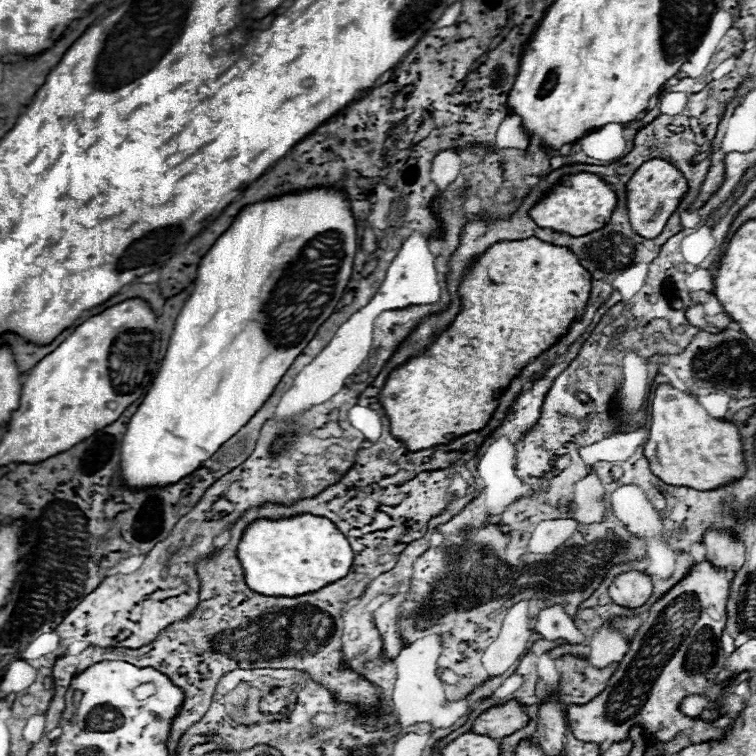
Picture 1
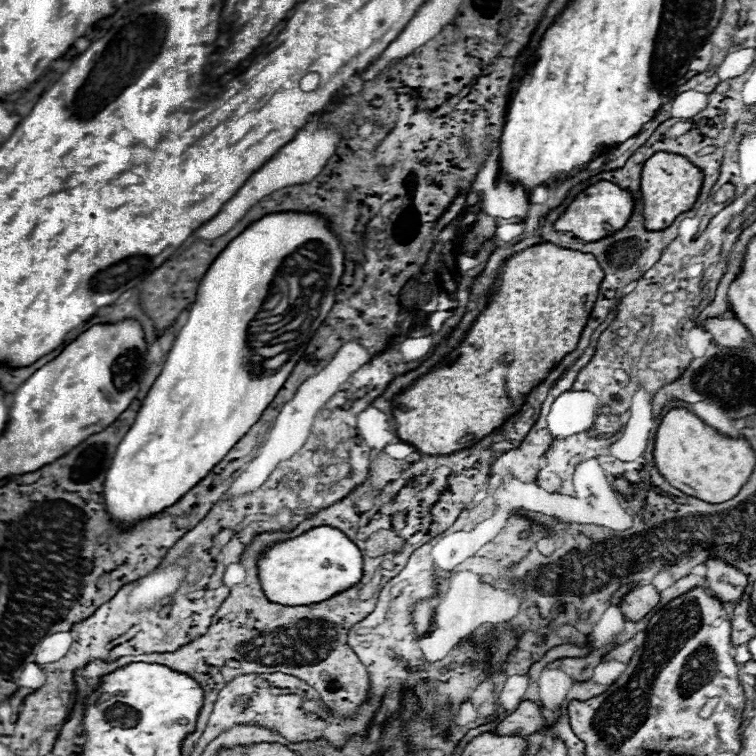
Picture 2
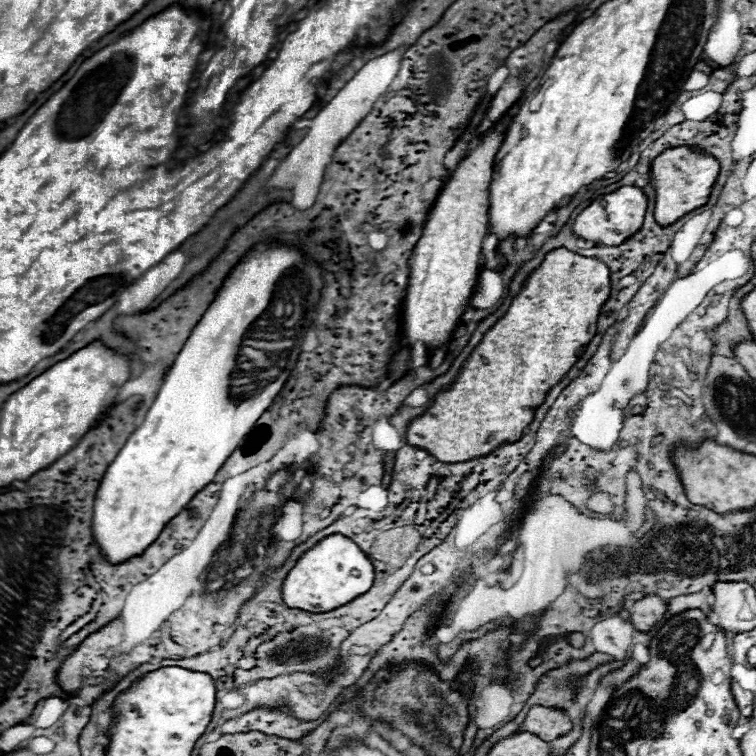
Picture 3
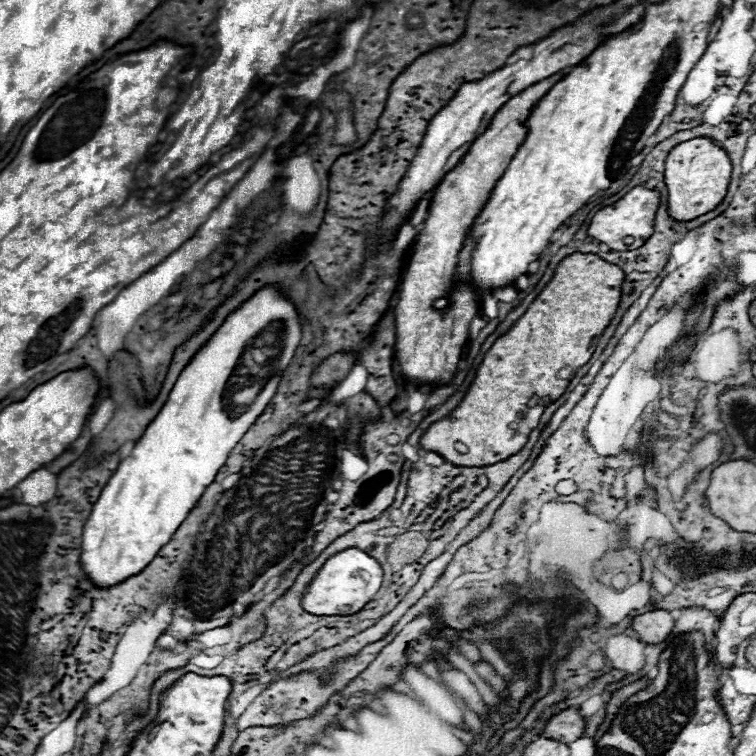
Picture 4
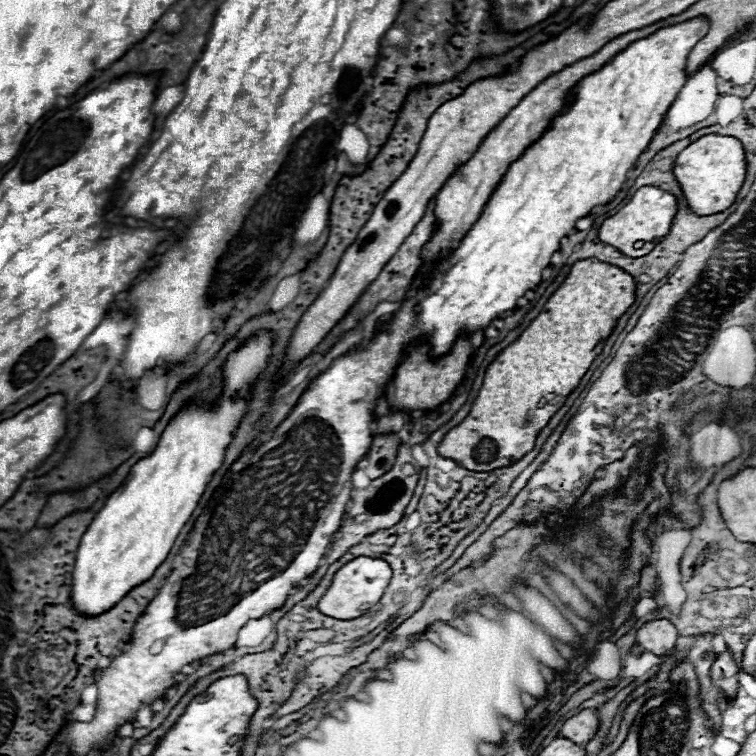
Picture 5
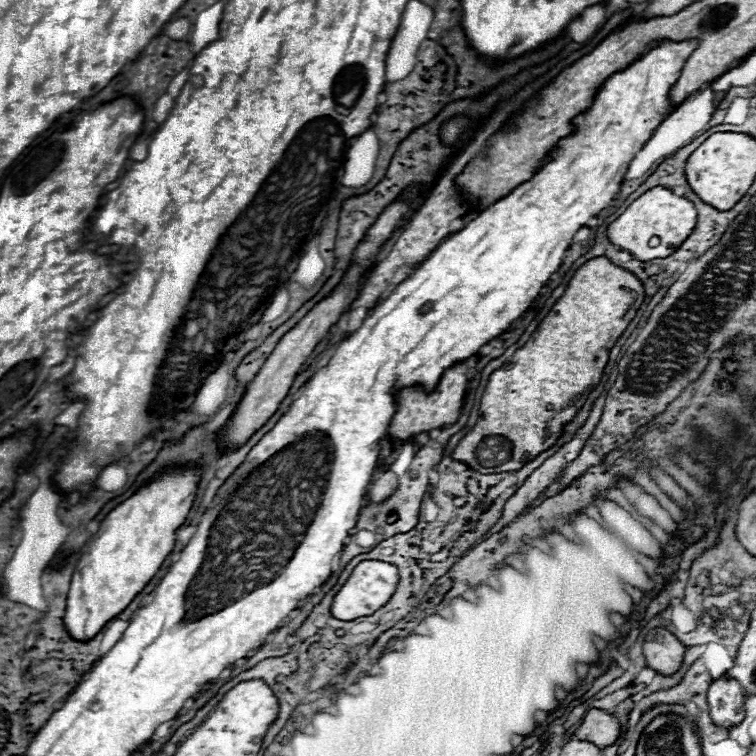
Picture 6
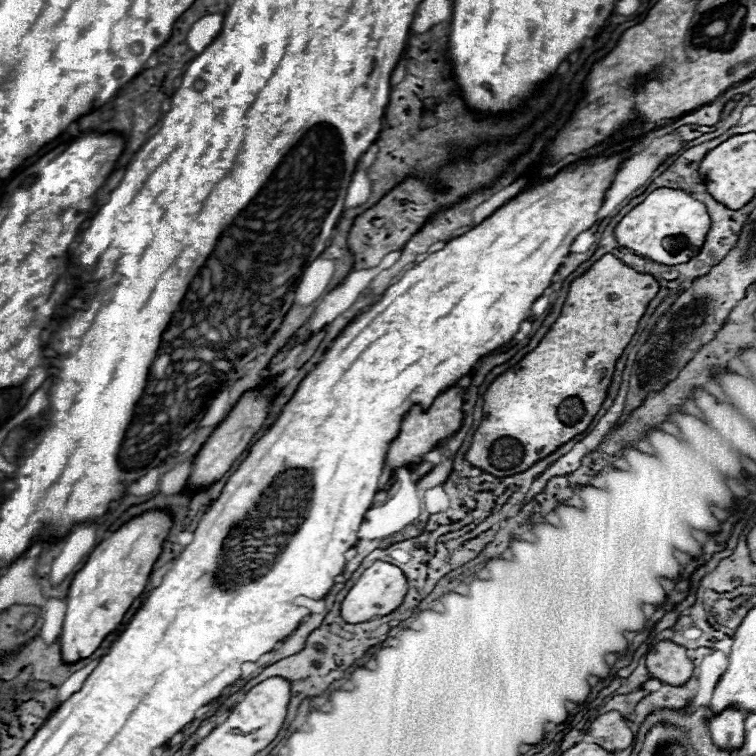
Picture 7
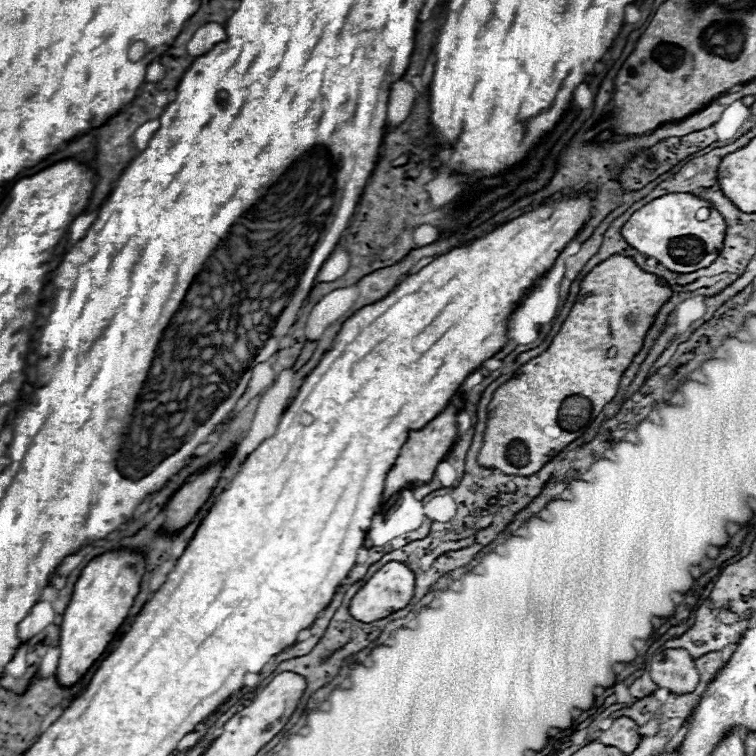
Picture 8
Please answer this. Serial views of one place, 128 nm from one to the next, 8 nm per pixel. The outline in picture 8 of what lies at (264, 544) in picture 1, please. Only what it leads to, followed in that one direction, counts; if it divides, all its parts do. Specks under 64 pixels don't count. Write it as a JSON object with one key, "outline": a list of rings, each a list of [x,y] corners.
{"outline":[[[400,562],[384,564],[350,600],[348,612],[360,622],[374,622],[404,608],[414,596],[414,574]]]}

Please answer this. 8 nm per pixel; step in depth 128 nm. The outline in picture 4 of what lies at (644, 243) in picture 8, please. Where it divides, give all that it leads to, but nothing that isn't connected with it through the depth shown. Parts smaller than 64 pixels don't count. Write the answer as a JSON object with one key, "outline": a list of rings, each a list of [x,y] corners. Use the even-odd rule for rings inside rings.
{"outline":[[[634,186],[630,192],[626,192],[618,202],[612,206],[604,206],[598,210],[588,226],[588,236],[596,238],[598,242],[604,242],[610,250],[634,250],[640,248],[648,236],[654,232],[654,216],[660,206],[660,194],[656,190],[648,190],[646,186]],[[626,238],[634,238],[634,242],[628,246],[624,244]]]}

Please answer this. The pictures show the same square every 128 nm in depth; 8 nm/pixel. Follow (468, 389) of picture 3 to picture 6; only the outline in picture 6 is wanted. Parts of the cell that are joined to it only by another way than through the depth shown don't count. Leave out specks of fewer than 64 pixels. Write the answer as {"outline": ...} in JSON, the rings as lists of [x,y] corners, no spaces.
{"outline":[[[598,256],[582,264],[574,272],[566,292],[552,306],[548,316],[538,324],[538,330],[532,334],[532,338],[512,354],[506,366],[490,374],[484,396],[480,400],[480,420],[458,442],[452,452],[452,458],[464,462],[480,474],[500,474],[520,470],[524,462],[548,450],[560,436],[562,426],[584,404],[584,398],[590,388],[600,382],[600,372],[608,362],[608,358],[604,358],[604,348],[610,350],[614,346],[618,336],[634,318],[638,306],[644,302],[644,296],[646,294],[642,282],[632,272],[612,264],[608,258]]]}

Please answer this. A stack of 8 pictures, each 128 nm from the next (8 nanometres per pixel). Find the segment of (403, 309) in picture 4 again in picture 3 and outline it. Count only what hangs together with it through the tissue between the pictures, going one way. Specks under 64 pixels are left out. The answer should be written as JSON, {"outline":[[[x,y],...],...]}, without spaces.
{"outline":[[[502,126],[502,132],[498,134],[496,128],[484,138],[482,144],[472,148],[466,158],[456,166],[456,170],[448,176],[444,188],[440,190],[434,208],[426,220],[424,234],[418,240],[412,258],[410,258],[410,274],[408,274],[408,286],[406,286],[406,298],[404,298],[404,336],[406,342],[424,342],[428,350],[442,348],[446,344],[446,338],[452,336],[462,312],[466,300],[472,296],[472,286],[476,284],[478,276],[478,256],[482,250],[482,236],[486,234],[488,226],[488,186],[492,180],[492,168],[494,168],[494,156],[504,140],[508,126]]]}

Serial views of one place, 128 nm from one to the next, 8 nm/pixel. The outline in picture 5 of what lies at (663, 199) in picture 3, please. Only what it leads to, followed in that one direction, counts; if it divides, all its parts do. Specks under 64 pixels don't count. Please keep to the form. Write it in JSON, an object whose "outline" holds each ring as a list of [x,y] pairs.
{"outline":[[[718,134],[702,136],[700,140],[692,142],[678,154],[672,172],[676,182],[680,184],[680,190],[686,198],[688,208],[694,214],[700,214],[700,216],[718,214],[734,202],[744,182],[746,160],[744,160],[742,144],[732,136],[718,136]]]}

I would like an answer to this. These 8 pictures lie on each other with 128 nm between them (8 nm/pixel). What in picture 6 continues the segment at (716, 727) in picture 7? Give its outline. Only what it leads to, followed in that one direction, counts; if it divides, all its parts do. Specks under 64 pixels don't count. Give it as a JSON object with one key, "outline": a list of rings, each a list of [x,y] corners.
{"outline":[[[722,674],[708,686],[710,716],[716,724],[730,728],[744,718],[744,690],[734,678]]]}

